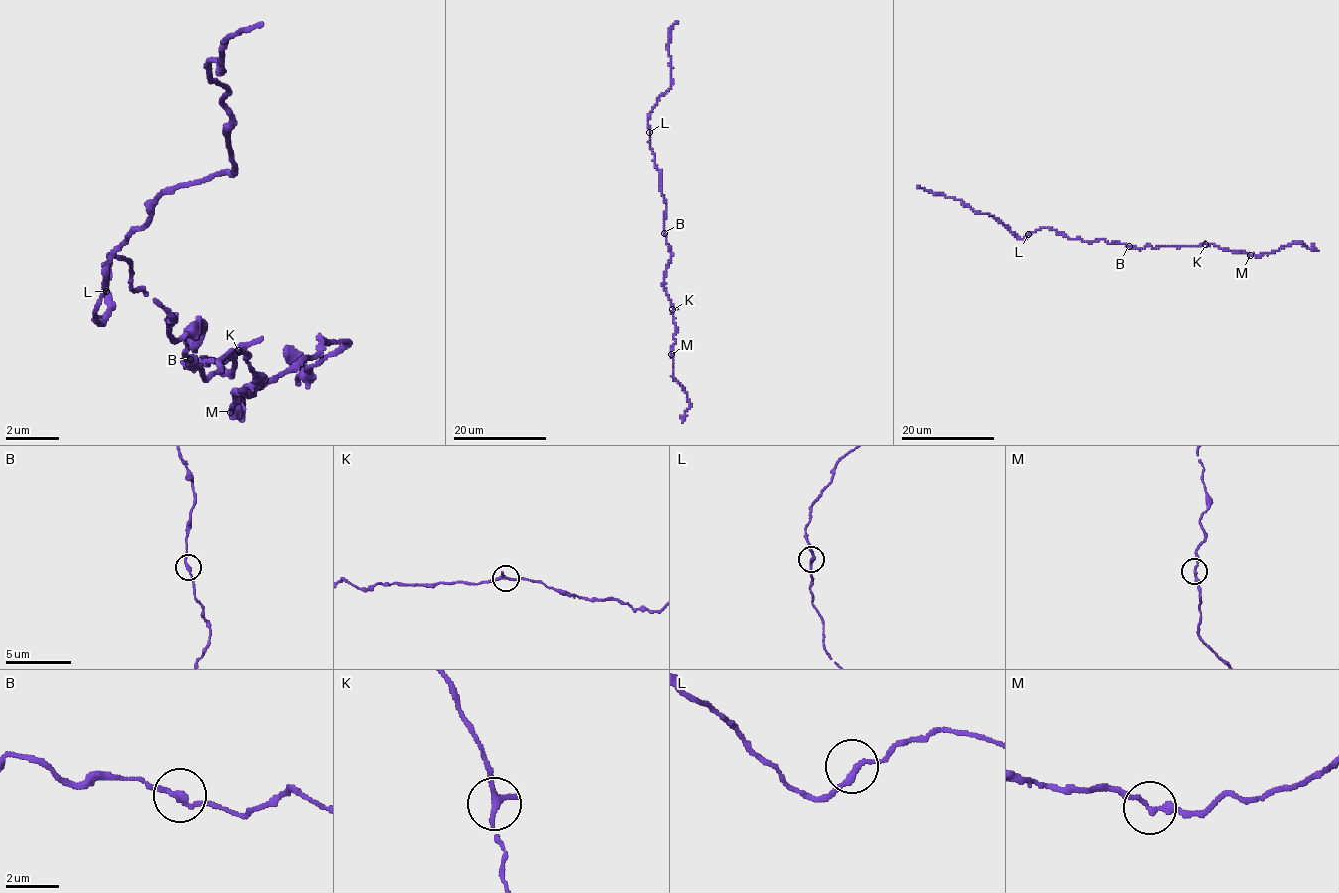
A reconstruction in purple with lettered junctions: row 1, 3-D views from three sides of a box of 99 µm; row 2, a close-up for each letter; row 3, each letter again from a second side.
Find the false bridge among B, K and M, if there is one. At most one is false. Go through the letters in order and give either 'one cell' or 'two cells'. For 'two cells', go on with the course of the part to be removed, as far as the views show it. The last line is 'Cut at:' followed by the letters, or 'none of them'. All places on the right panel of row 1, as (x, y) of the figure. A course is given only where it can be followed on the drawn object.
B: one cell
K: one cell
M: one cell
Cut at: none of them

